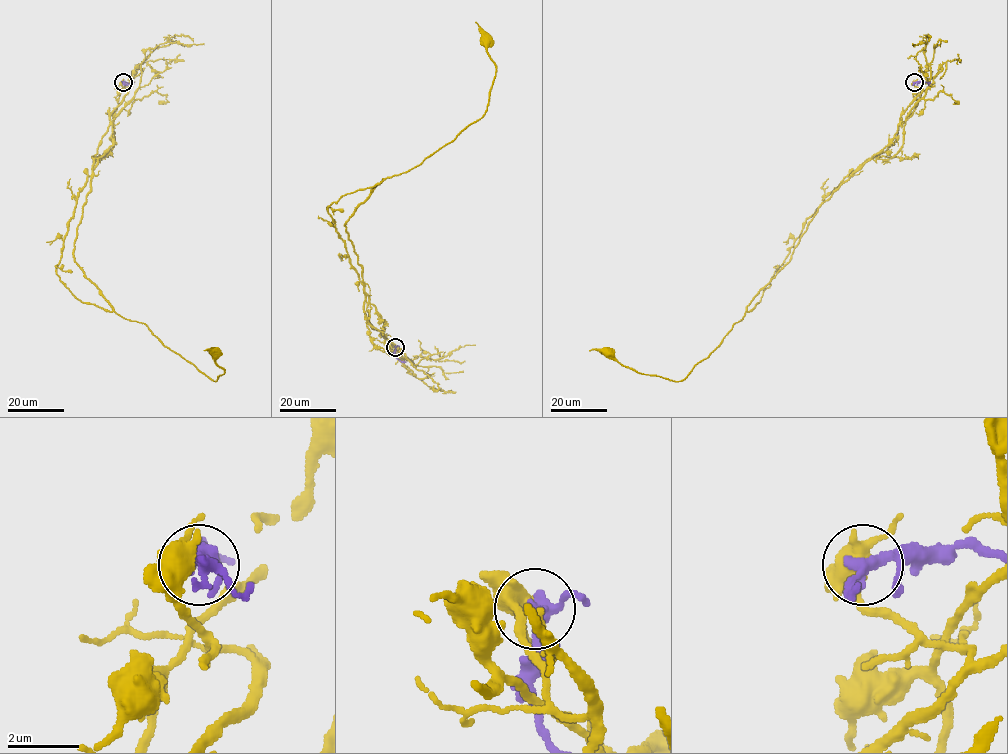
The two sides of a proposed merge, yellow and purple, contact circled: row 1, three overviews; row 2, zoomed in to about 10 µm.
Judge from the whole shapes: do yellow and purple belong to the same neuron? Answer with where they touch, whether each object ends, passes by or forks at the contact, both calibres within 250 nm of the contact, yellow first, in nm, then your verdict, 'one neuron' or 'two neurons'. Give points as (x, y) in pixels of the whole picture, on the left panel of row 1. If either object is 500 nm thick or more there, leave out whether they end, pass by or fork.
(123, 82) | yellow forks | purple passes by | 400/320 nm | two neurons

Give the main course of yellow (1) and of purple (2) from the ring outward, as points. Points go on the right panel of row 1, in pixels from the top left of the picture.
1: (914, 82), (922, 89), (915, 110), (888, 144), (820, 206), (791, 258), (683, 380), (637, 373), (610, 354)
2: (914, 82), (929, 82)

